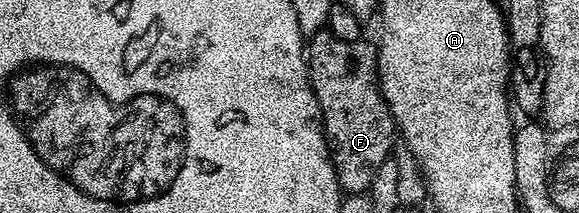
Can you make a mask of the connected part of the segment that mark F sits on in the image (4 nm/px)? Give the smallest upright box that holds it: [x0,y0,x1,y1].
[305,30,397,194]

